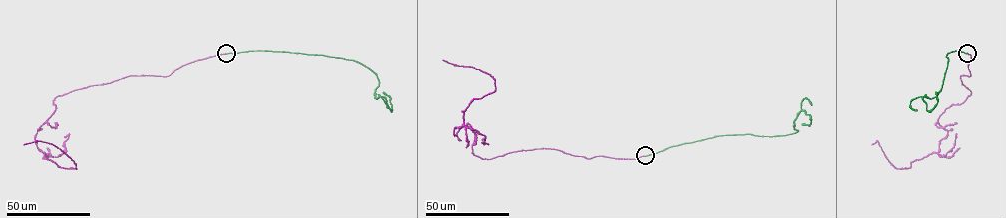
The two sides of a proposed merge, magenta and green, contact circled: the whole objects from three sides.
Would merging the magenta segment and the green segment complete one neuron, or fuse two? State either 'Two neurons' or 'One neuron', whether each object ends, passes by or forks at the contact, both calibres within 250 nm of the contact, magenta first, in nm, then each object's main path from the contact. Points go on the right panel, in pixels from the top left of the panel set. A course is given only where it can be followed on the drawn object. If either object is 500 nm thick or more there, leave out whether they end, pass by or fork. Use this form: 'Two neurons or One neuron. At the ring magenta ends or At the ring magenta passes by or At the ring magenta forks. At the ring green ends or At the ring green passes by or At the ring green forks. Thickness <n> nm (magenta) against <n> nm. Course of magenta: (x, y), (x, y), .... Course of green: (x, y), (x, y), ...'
One neuron. At the ring magenta ends. At the ring green ends. Thickness 180 nm (magenta) against 220 nm. Course of magenta: (967, 53), (970, 76), (960, 76), (970, 95), (939, 116), (947, 134), (937, 152), (896, 168), (872, 145). Course of green: (967, 53), (959, 50), (946, 54), (941, 90), (931, 98), (922, 97), (927, 110), (937, 102), (935, 92)

